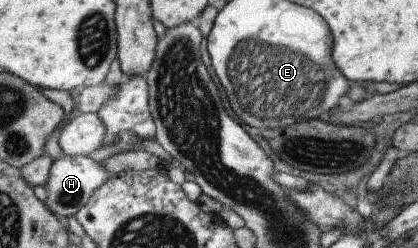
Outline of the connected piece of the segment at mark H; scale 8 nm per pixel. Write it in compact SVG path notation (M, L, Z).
M62 154L50 167L47 184L44 186L47 191L44 204L53 215L75 216L81 208L87 205L92 193L102 186L110 175L100 162L88 157L88 155Z

